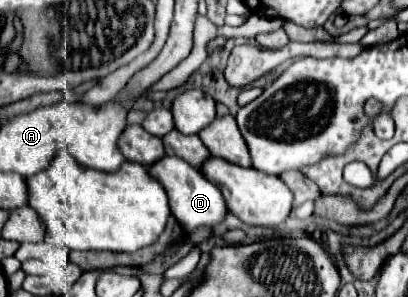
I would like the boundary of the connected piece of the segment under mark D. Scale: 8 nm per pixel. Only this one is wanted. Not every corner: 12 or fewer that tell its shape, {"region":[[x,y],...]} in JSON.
{"region":[[177,156],[147,168],[185,232],[227,216],[215,184]]}

